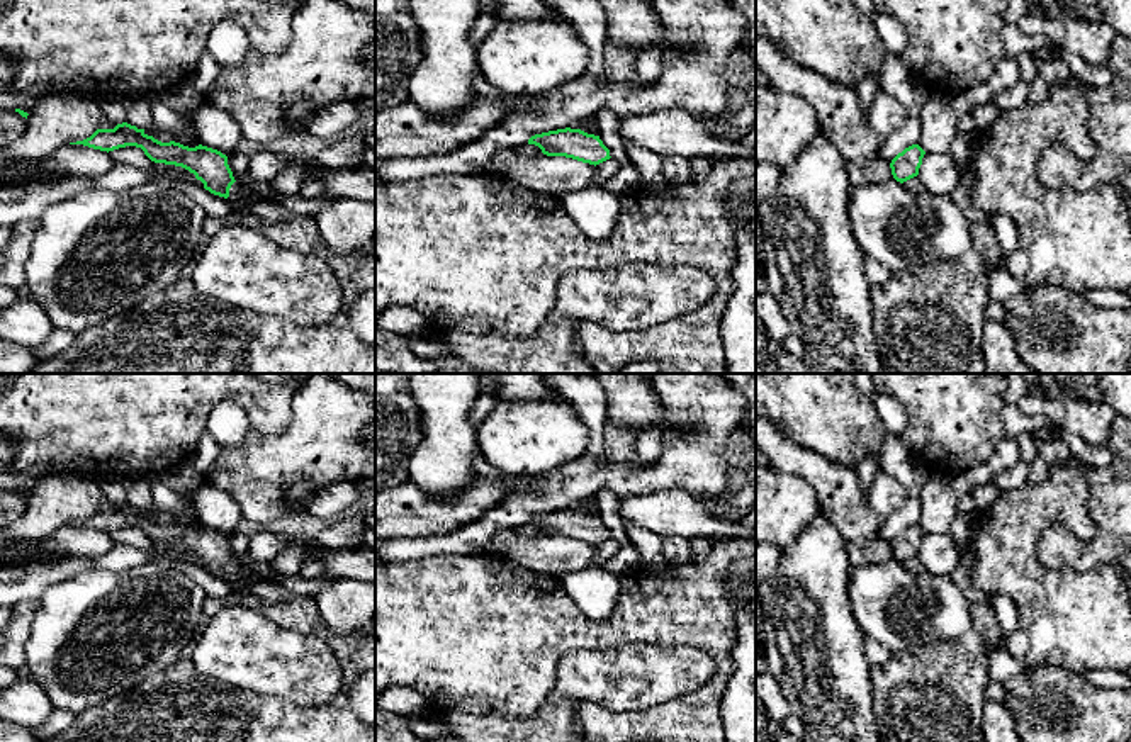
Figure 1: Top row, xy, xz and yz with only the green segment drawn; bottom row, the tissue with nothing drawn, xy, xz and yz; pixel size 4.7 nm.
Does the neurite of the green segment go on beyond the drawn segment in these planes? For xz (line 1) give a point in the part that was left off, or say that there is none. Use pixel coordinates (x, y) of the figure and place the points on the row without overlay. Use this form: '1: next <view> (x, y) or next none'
1: next none

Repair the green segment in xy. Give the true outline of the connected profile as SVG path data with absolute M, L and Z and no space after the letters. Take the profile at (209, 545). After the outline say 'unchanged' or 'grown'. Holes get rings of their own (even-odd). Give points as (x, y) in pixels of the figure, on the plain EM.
M127 503L114 509L97 509L90 518L70 525L83 525L100 531L114 531L126 526L136 526L155 543L175 545L188 550L204 569L214 576L243 582L251 598L260 604L292 603L297 596L294 591L260 577L238 564L228 545L228 537L207 526L188 528L180 523L161 523Z | grown

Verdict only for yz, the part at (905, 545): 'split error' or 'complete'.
complete

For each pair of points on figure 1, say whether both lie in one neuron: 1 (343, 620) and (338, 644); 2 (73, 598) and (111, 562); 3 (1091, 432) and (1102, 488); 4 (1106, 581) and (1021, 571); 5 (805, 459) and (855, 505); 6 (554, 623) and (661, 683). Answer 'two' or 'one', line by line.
1: two
2: two
3: two
4: one
5: one
6: two

